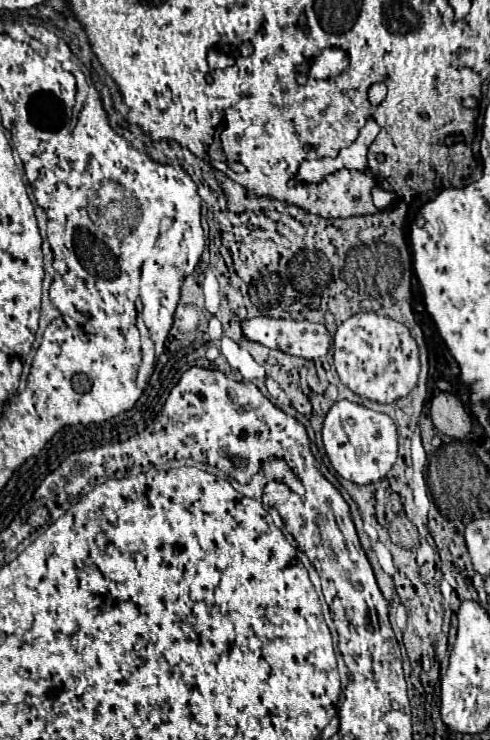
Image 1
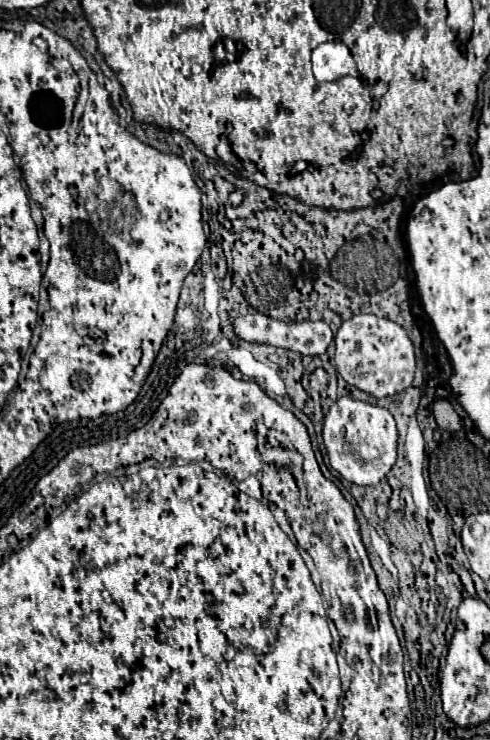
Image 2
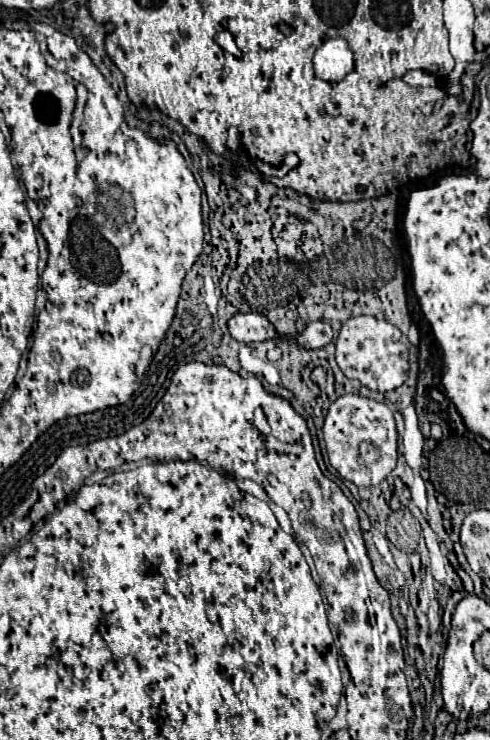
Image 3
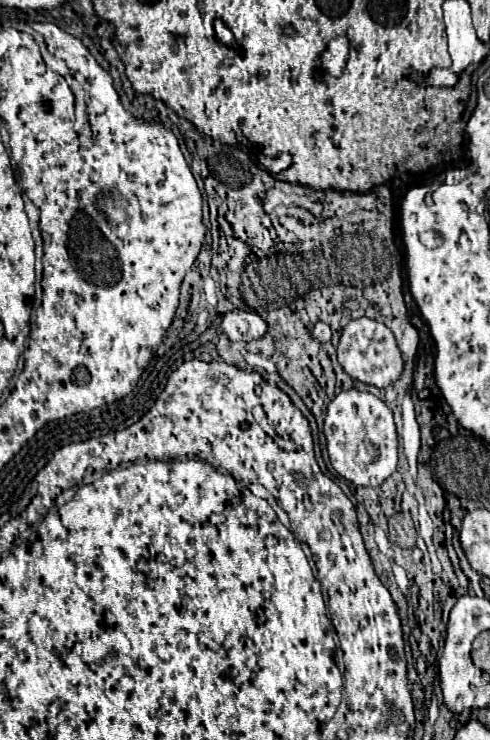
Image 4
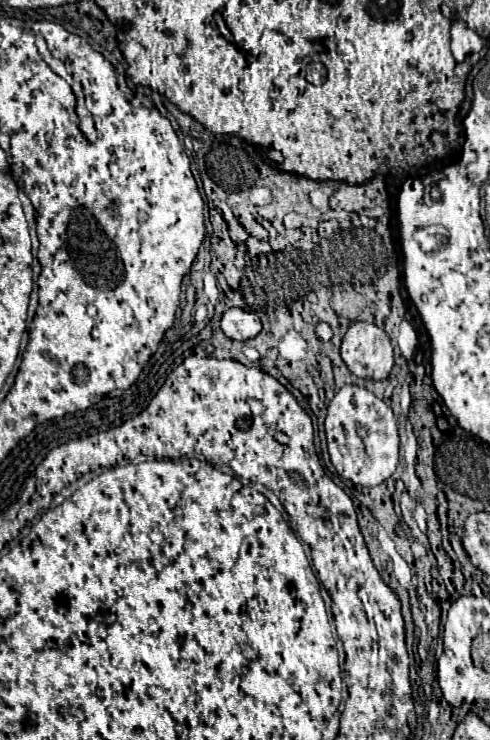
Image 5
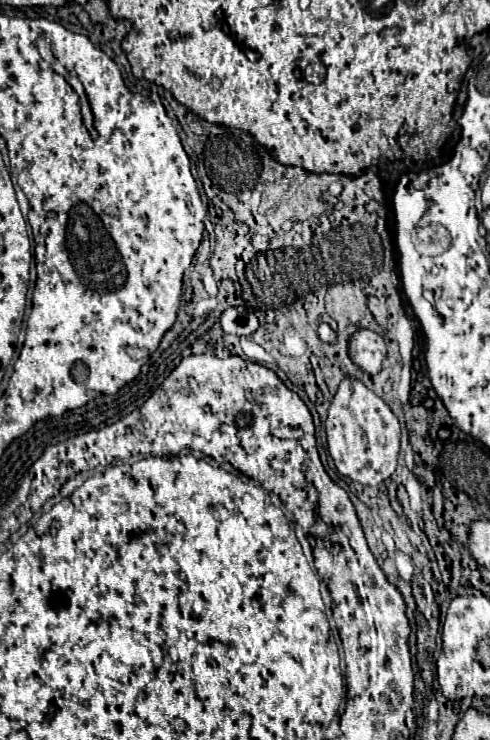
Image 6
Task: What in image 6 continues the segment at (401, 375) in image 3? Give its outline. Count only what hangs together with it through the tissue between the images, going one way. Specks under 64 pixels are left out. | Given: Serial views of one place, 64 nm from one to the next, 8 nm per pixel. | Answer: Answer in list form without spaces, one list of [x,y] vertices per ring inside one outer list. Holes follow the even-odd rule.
[[[358,328],[348,338],[348,356],[362,372],[374,376],[382,370],[388,356],[388,346],[382,334],[368,328]]]

